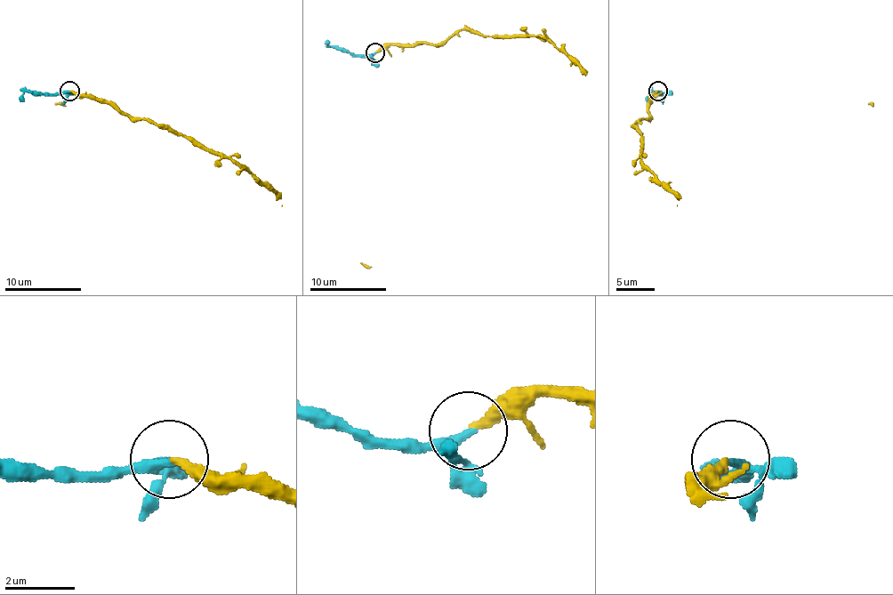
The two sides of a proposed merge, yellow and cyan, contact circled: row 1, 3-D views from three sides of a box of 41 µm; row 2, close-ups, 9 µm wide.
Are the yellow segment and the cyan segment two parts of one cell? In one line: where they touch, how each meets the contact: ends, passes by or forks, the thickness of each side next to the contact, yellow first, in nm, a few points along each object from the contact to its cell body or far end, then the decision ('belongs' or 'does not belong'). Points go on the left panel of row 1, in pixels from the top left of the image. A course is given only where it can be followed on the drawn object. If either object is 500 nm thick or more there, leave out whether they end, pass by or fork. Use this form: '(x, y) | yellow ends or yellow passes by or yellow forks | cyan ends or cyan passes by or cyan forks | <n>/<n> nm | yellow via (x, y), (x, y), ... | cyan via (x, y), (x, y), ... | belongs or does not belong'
(69, 91) | yellow ends | cyan passes by | 260/220 nm | yellow via (70, 91), (112, 100), (123, 112), (146, 117), (157, 125), (167, 125), (237, 162), (269, 188), (281, 205) | cyan via (70, 91), (28, 91), (22, 95), (24, 100) | belongs

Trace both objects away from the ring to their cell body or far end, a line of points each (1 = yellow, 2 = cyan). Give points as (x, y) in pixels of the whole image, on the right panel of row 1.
1: (657, 91), (649, 97), (649, 116), (642, 117), (634, 125), (642, 135), (642, 162), (679, 199), (676, 205)
2: (657, 91), (661, 93), (654, 91), (646, 100)

